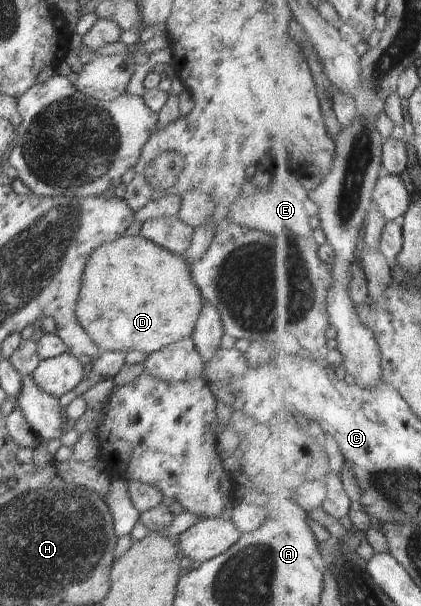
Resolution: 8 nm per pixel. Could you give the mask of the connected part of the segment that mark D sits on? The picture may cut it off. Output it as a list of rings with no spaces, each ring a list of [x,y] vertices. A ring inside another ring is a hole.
[[[122,236],[94,249],[84,265],[82,285],[76,301],[76,315],[80,327],[86,331],[101,352],[138,352],[144,355],[191,337],[203,297],[193,282],[189,267],[175,253],[142,236]]]

